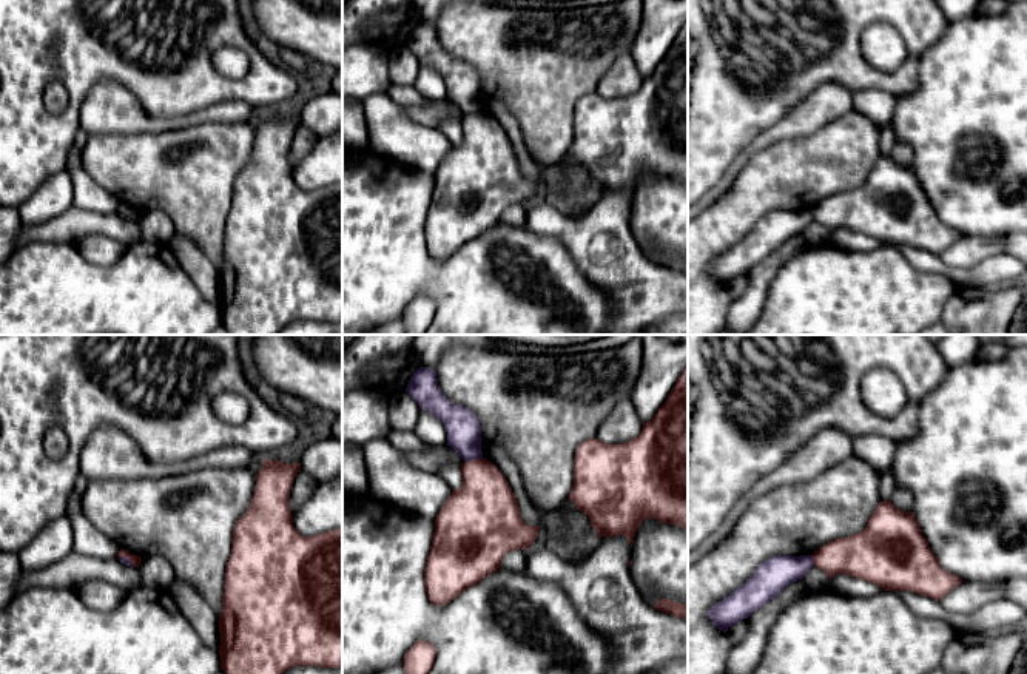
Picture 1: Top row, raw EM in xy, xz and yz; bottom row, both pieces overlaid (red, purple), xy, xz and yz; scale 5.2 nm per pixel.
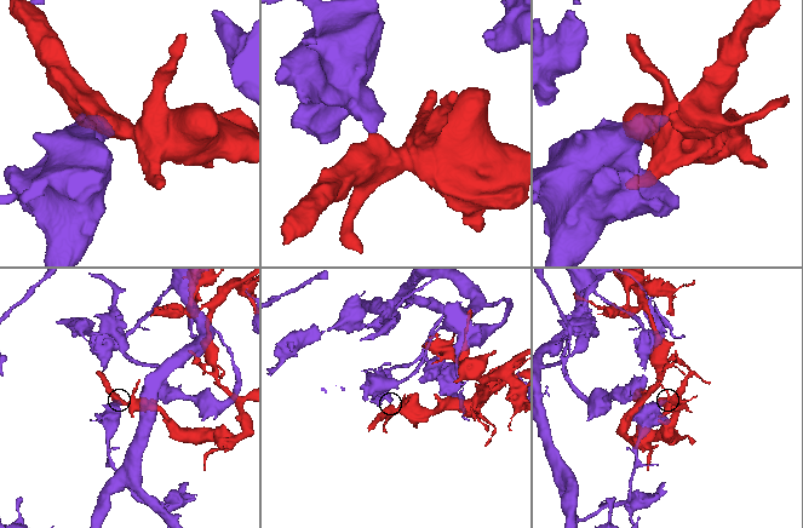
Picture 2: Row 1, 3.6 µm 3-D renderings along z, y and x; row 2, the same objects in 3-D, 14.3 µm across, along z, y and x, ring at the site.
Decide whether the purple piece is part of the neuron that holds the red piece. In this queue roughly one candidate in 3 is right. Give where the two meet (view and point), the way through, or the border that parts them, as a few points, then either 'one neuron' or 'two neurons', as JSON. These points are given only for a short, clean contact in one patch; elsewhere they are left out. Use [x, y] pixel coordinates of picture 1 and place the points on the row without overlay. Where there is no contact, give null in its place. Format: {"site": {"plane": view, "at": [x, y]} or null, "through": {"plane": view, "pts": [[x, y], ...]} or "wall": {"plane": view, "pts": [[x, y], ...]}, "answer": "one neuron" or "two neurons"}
{"site": {"plane": "xz", "at": [472, 116]}, "wall": {"plane": "xz", "pts": [[481, 111], [464, 116]]}, "answer": "two neurons"}

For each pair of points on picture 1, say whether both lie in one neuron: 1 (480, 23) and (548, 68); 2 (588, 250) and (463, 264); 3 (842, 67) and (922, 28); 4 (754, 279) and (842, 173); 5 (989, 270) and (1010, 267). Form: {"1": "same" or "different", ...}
{"1": "same", "2": "different", "3": "same", "4": "different", "5": "same"}

